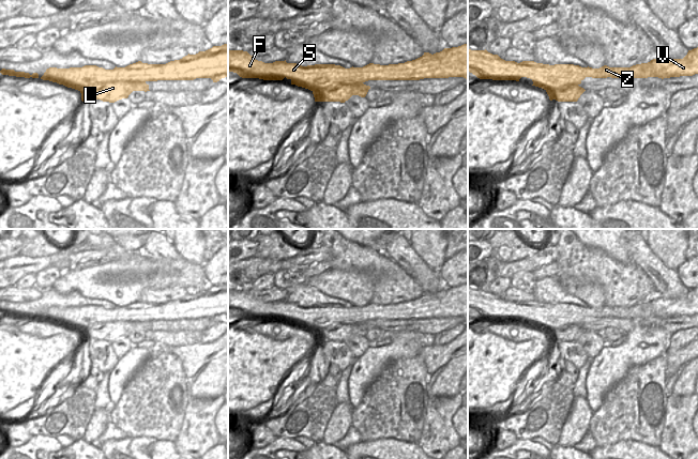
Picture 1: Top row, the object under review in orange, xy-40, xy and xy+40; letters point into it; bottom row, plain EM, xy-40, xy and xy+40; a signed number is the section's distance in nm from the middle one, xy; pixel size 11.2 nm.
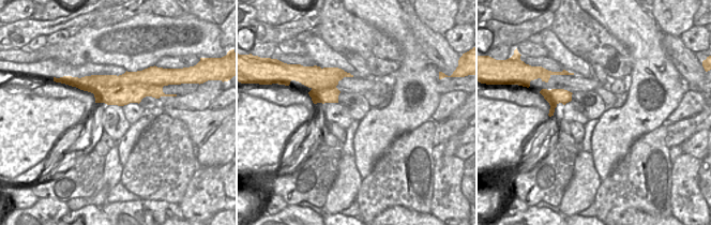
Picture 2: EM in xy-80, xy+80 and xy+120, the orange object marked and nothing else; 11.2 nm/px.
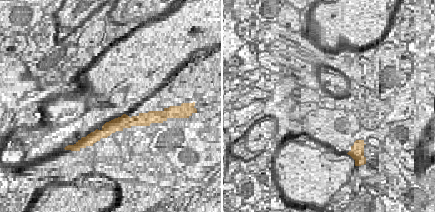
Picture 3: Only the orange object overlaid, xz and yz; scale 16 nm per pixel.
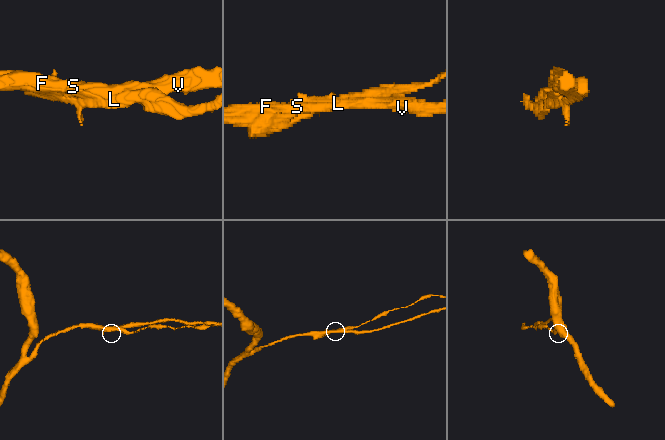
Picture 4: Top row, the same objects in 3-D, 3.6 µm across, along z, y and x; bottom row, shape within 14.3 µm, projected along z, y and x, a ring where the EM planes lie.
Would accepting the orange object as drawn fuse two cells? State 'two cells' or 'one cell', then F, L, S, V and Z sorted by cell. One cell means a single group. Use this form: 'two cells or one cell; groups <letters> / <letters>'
two cells; groups F S V Z / L

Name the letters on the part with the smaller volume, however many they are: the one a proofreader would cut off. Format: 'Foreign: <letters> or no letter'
Foreign: L

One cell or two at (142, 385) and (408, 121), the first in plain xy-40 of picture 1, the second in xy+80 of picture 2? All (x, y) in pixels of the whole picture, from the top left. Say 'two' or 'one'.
two

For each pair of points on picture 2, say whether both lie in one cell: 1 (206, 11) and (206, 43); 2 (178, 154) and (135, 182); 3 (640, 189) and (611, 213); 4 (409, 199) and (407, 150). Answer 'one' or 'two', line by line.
1: two
2: one
3: one
4: one

